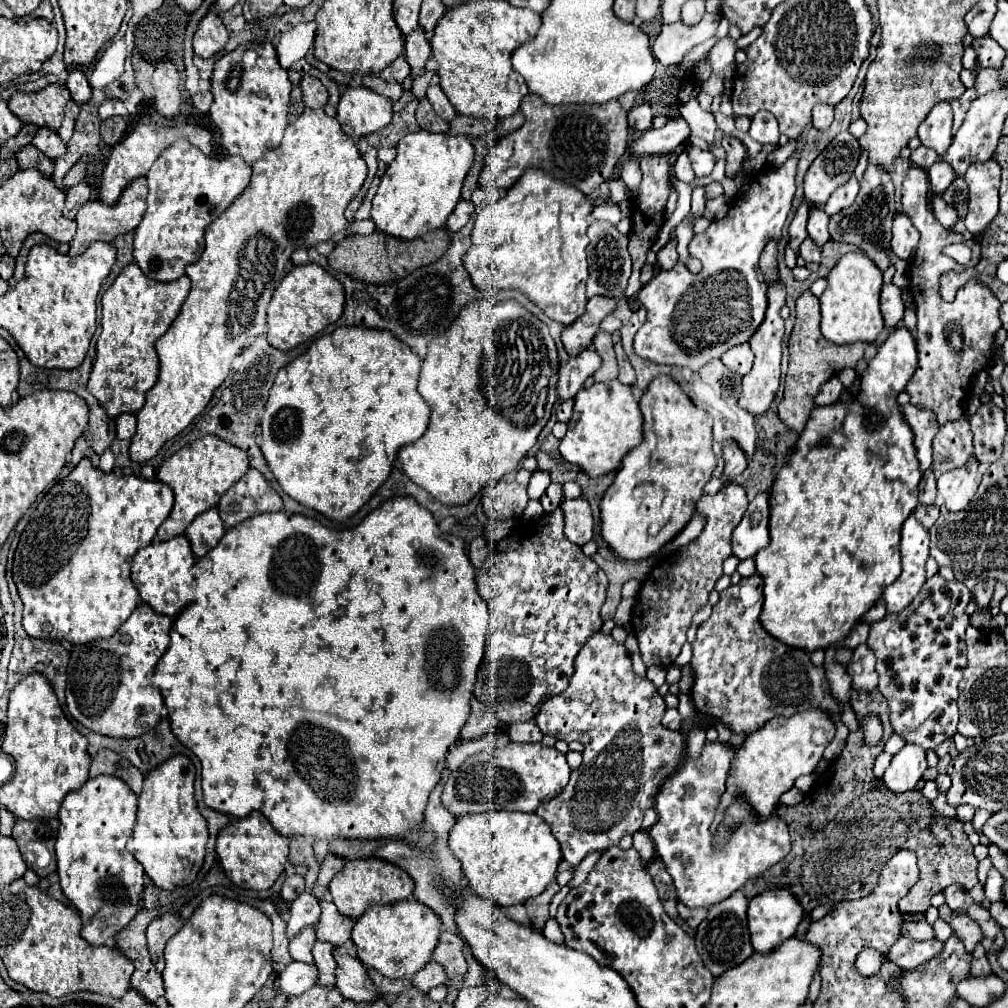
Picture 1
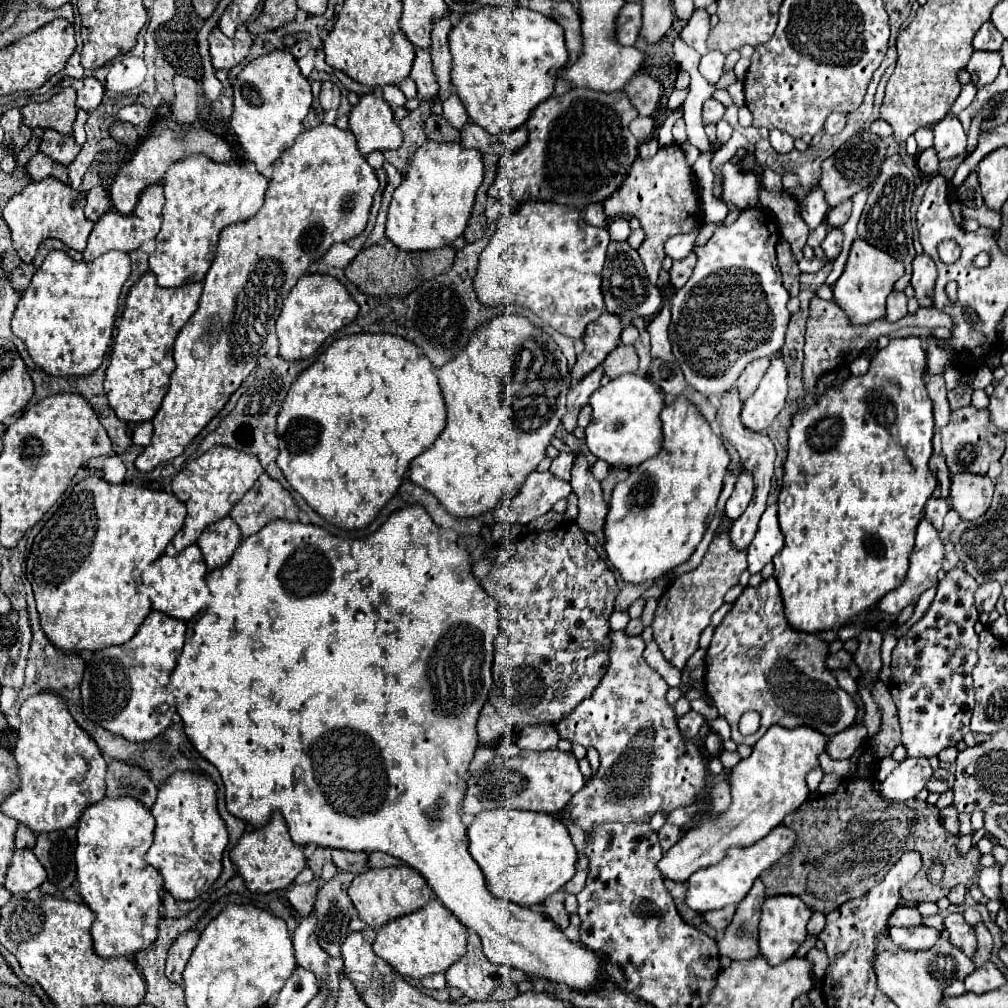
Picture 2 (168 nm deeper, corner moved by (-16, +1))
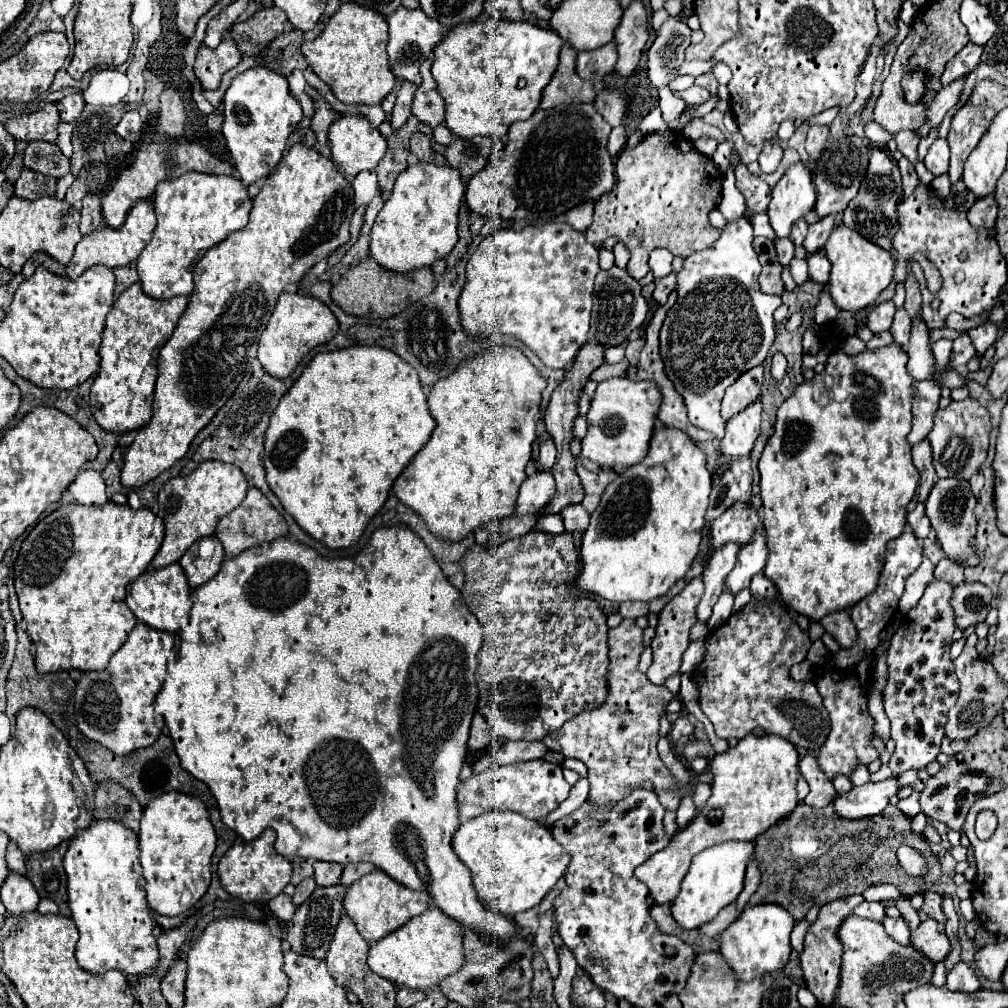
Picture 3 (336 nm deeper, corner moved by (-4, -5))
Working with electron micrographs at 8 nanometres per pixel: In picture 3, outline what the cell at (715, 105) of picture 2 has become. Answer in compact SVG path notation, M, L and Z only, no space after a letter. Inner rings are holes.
M692 86L684 92L676 92L678 98L682 98L688 106L702 106L704 102L710 100L710 92L706 88L700 88L700 86Z

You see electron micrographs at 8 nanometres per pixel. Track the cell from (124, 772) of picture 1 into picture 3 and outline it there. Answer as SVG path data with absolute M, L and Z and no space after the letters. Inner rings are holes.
M102 780L96 786L94 802L94 818L114 818L120 820L124 826L132 828L134 832L138 832L142 806L130 790L112 780Z

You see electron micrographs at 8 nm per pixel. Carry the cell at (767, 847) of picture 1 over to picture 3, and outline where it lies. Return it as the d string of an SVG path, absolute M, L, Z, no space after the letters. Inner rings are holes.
M730 840L719 846L707 848L694 856L692 866L682 880L680 892L672 902L674 920L686 930L700 928L704 922L710 922L724 906L736 902L738 894L742 892L744 872L752 854L754 854L752 842Z

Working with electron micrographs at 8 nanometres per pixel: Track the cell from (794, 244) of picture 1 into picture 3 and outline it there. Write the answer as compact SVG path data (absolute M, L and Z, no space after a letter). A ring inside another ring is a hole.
M794 164L772 188L768 218L776 236L788 238L794 222L804 218L814 208L814 204L816 188L812 184L812 174L804 164Z

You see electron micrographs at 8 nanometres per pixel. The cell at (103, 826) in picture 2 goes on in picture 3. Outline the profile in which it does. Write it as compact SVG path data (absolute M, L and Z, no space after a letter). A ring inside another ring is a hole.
M92 820L88 828L76 832L64 854L68 906L80 930L76 960L92 974L112 968L126 974L152 974L158 964L154 920L148 912L138 856L138 834L118 820Z

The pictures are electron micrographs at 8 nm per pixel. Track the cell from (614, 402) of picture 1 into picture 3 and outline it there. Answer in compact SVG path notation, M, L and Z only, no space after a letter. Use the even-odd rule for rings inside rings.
M610 378L600 382L590 402L590 410L586 414L588 434L582 438L582 456L596 462L602 468L626 468L626 466L638 464L640 460L644 460L648 452L648 442L654 432L654 418L656 418L658 406L660 406L660 392L656 390L656 384L650 384L648 380L636 382L630 378Z

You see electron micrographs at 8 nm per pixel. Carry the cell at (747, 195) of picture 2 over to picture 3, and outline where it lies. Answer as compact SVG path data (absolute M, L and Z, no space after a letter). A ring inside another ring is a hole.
M758 212L758 214L754 214L752 218L750 218L750 222L752 222L752 226L754 226L754 236L764 236L764 238L768 238L768 240L776 240L776 234L774 234L774 230L772 230L772 226L768 224L768 216L766 216L766 212Z

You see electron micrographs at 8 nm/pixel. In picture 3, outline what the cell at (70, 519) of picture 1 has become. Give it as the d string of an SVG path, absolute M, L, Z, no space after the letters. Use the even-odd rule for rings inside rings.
M106 502L102 506L84 506L84 504L64 504L60 506L58 510L54 510L52 514L48 514L44 520L40 520L34 530L28 534L28 538L22 542L20 546L20 552L18 552L18 558L14 562L14 582L16 582L16 594L18 594L18 600L20 600L20 610L22 610L22 616L28 624L28 636L32 638L32 642L36 644L36 670L40 674L46 674L46 672L58 672L58 670L70 670L70 668L76 668L76 670L104 670L108 666L108 660L110 656L124 644L128 632L136 626L136 616L132 614L132 610L126 606L124 598L126 598L126 588L128 584L138 576L142 574L148 564L152 562L152 558L156 556L160 544L164 540L164 522L162 518L158 518L152 510L148 508L138 508L138 510L132 510L130 506L120 506L120 504L114 504L114 502Z

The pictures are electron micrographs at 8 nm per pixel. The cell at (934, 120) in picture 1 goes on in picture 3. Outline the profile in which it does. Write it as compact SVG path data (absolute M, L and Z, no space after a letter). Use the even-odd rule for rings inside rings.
M938 138L930 148L928 148L928 154L924 158L924 164L926 168L934 174L934 176L940 176L940 174L946 174L948 172L948 162L950 162L950 148L948 148L948 142Z

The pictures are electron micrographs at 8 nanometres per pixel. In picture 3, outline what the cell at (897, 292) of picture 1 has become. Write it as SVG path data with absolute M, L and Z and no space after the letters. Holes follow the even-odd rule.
M888 300L888 302L880 302L876 304L870 314L868 314L868 322L866 326L874 332L874 334L880 334L884 330L888 330L892 326L892 320L894 320L894 302Z

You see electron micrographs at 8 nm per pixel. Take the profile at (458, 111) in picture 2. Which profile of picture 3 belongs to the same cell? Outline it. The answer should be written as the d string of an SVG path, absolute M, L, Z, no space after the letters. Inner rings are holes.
M438 124L438 126L434 128L434 140L436 140L438 144L444 144L444 146L448 146L448 144L452 142L452 132L448 130L446 124Z

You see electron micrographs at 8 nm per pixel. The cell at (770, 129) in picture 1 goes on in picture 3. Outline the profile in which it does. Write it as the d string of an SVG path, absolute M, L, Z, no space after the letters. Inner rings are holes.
M768 142L764 144L760 156L758 156L758 162L760 162L760 168L762 172L776 172L776 168L780 166L782 162L782 146L776 144L776 142Z

